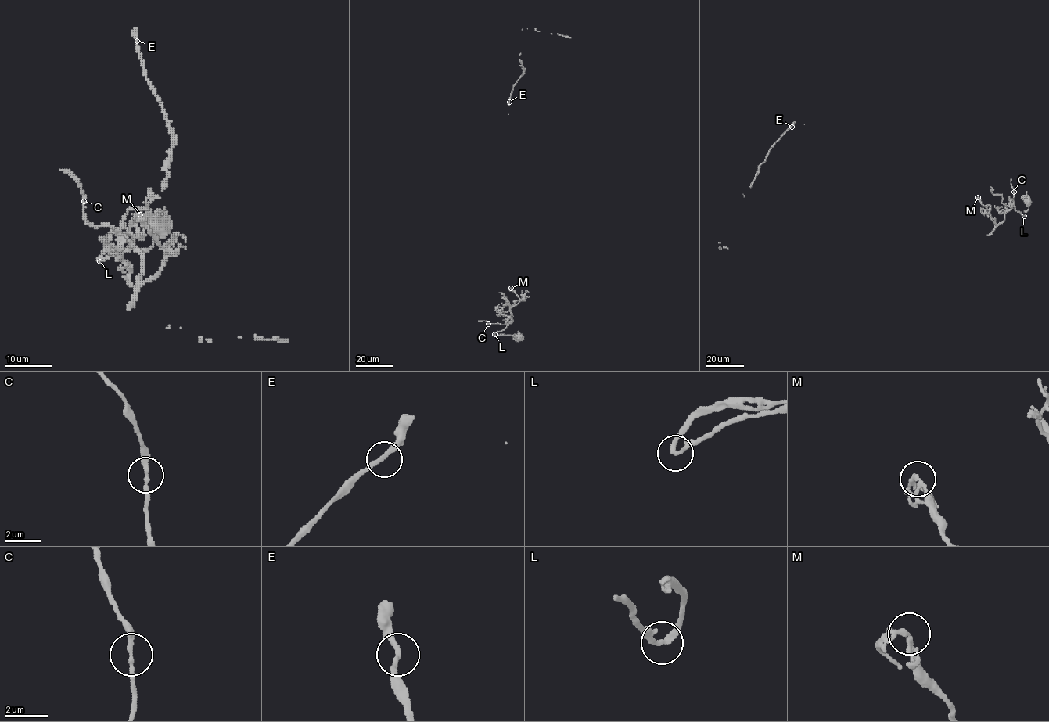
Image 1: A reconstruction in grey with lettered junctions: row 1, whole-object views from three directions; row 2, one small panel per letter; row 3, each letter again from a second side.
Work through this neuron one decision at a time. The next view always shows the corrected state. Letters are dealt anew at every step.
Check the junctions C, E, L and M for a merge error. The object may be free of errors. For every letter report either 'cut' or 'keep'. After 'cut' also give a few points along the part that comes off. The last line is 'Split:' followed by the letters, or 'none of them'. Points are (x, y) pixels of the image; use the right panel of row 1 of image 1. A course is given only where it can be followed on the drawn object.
C: keep
E: keep
L: keep
M: keep
Split: none of them

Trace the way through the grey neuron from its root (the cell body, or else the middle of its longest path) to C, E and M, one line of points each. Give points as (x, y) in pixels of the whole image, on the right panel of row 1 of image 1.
C: (1028, 201), (1028, 210), (1025, 210), (1023, 216), (1015, 210), (1014, 192)
E: (1028, 201), (1028, 210), (1023, 216), (1014, 205), (997, 224), (978, 197), (795, 122), (792, 127)
M: (1028, 201), (1028, 210), (1023, 216), (1014, 205), (997, 224), (978, 197)

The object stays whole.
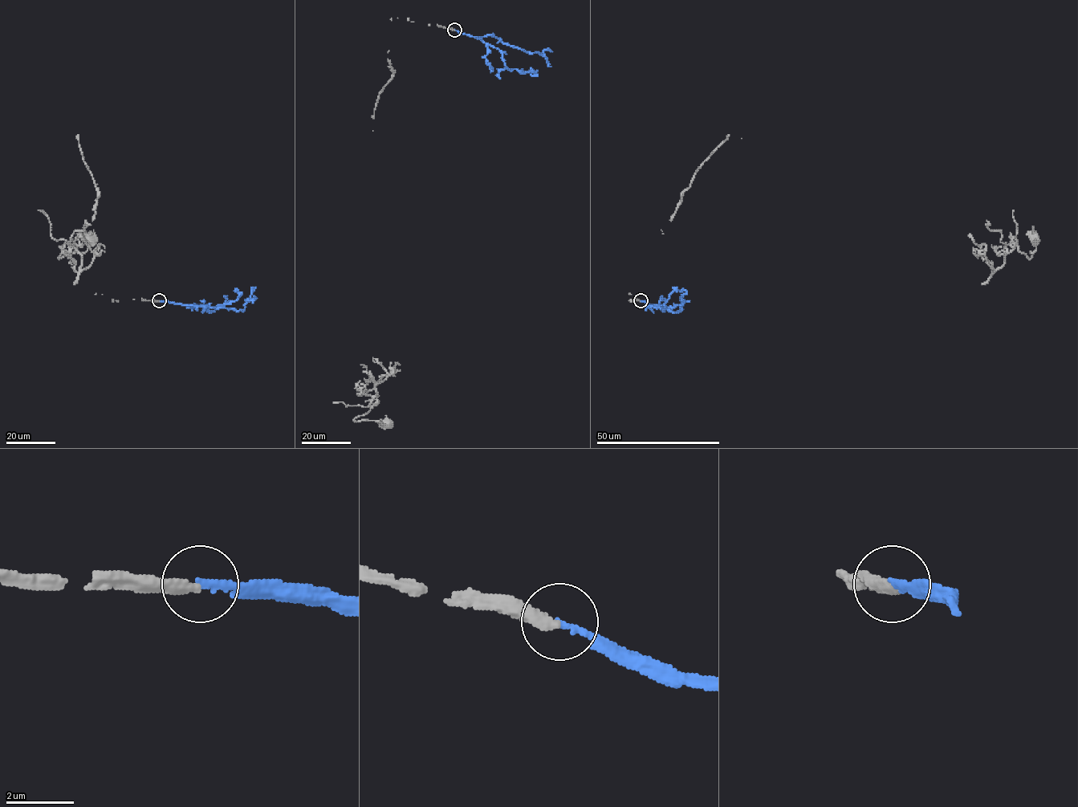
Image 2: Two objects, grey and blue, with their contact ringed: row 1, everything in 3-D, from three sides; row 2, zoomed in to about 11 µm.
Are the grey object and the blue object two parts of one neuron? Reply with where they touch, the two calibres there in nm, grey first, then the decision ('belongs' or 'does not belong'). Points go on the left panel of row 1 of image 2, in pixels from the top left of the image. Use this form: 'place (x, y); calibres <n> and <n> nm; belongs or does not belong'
place (159, 300); calibres 320 and 180 nm; belongs

